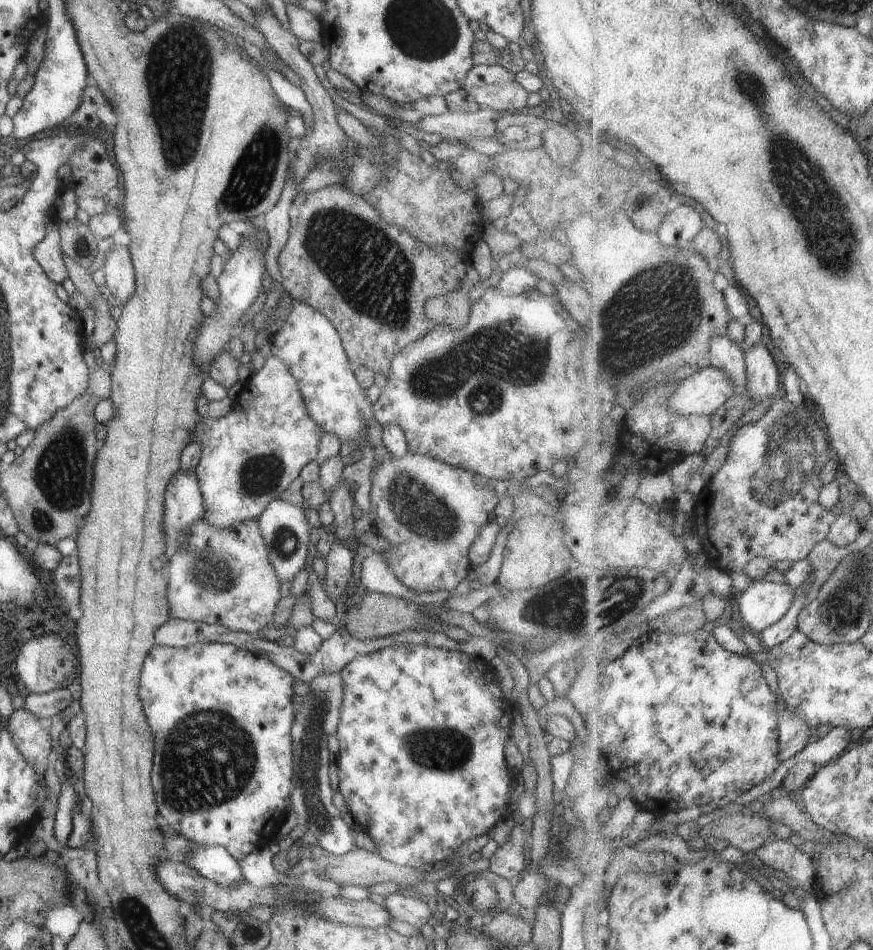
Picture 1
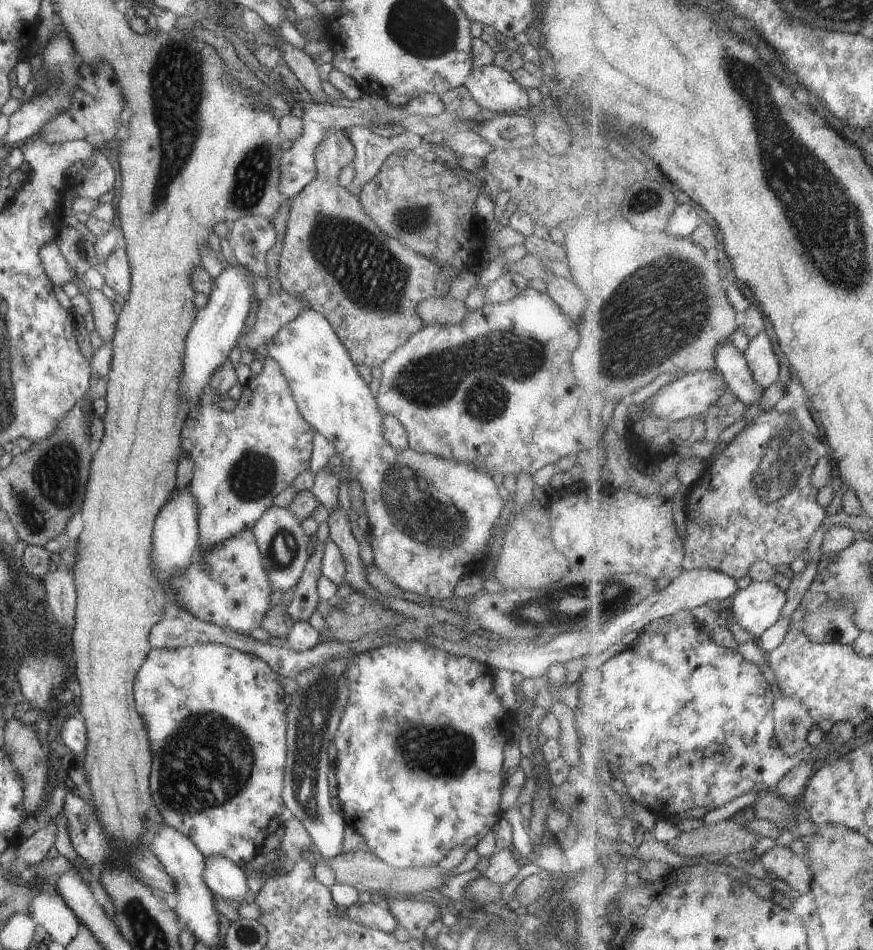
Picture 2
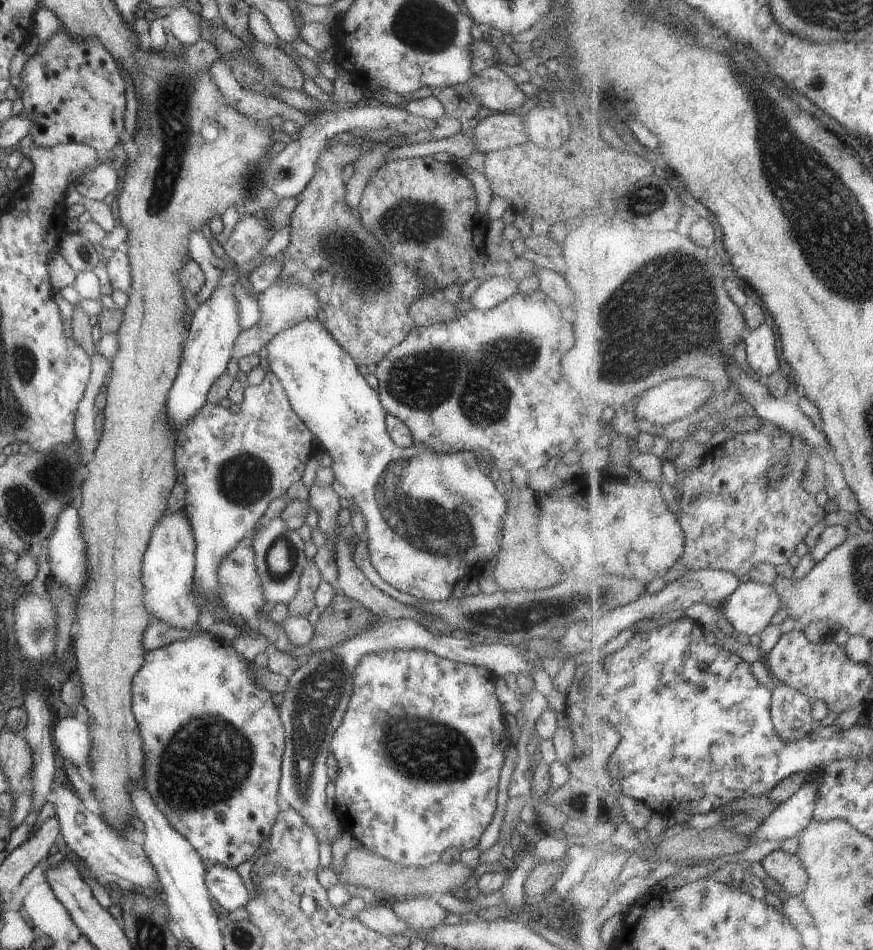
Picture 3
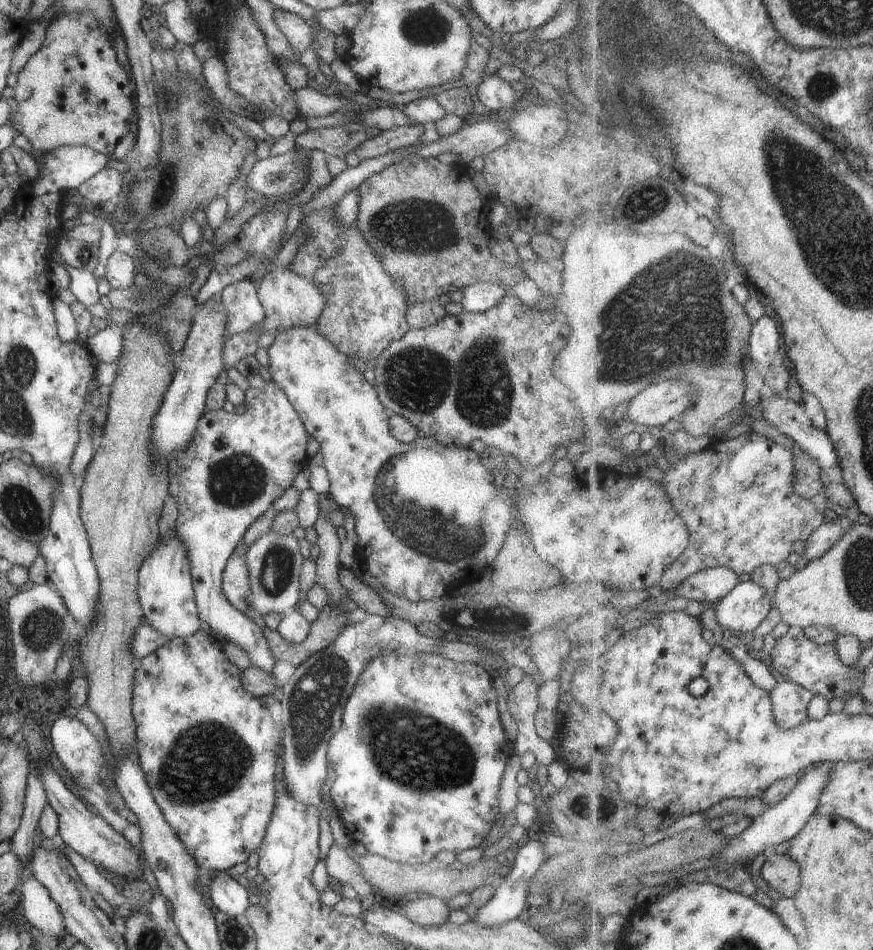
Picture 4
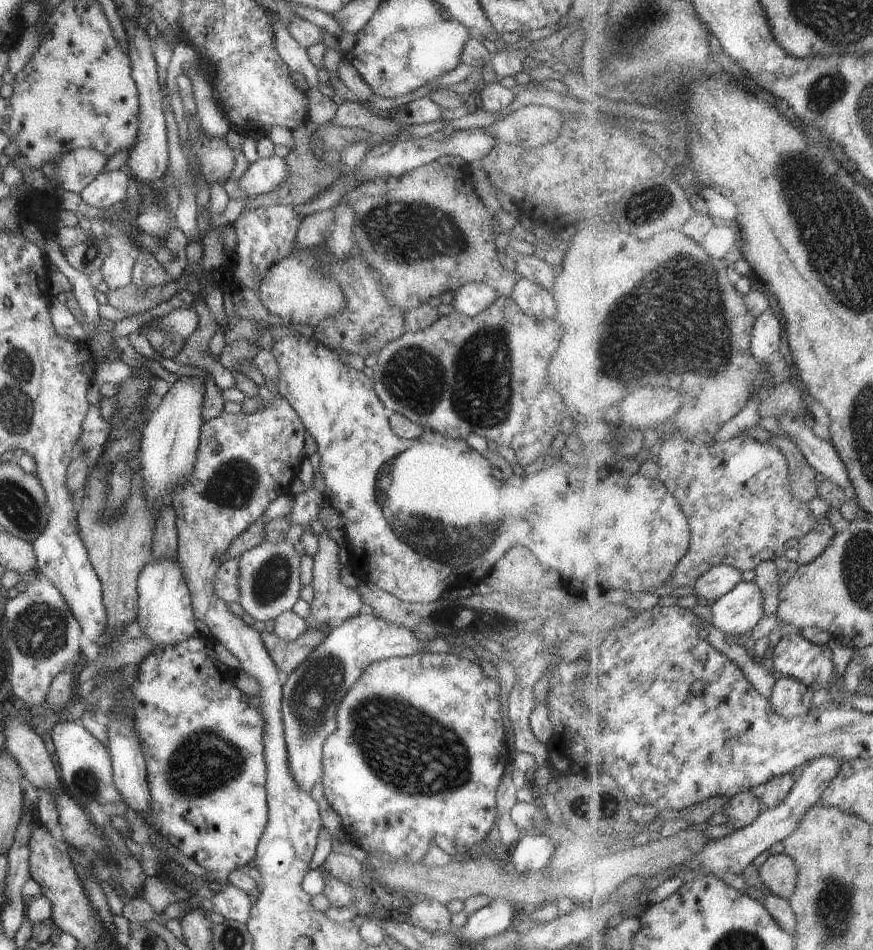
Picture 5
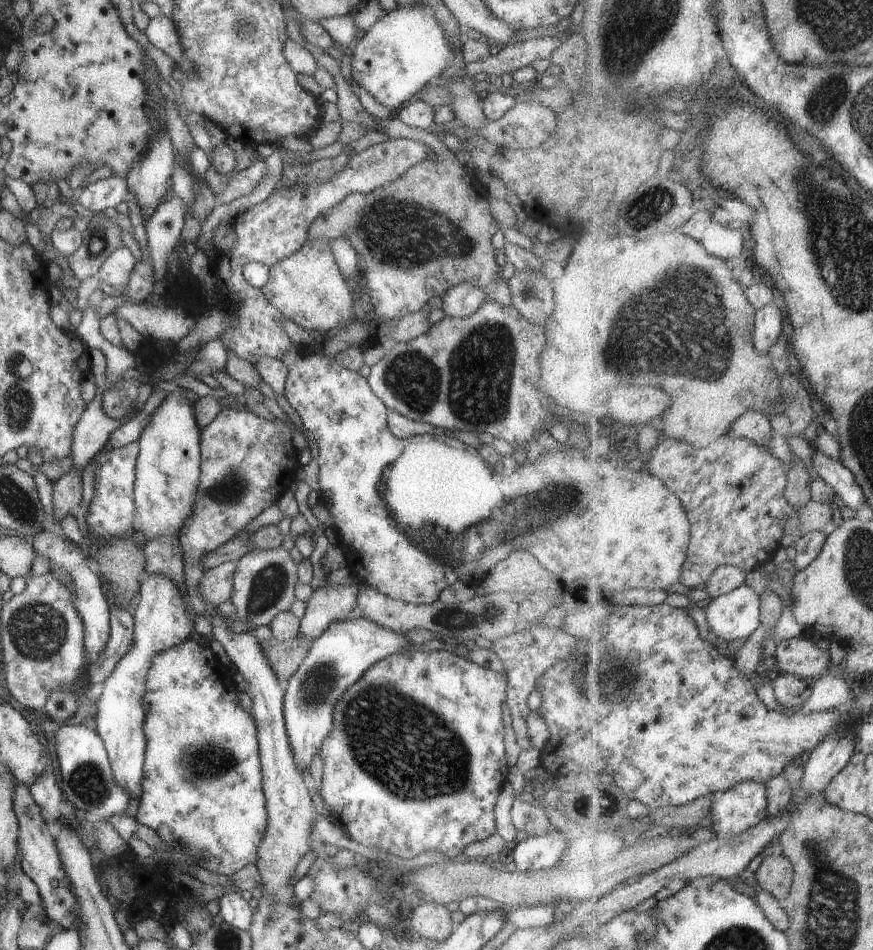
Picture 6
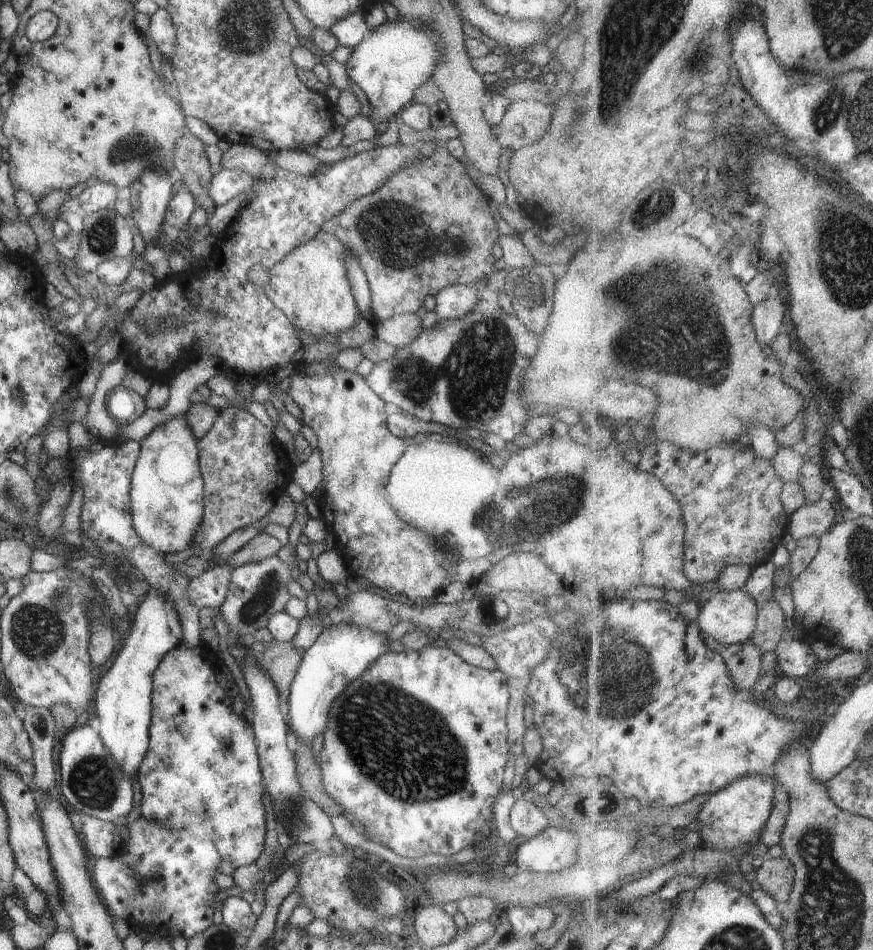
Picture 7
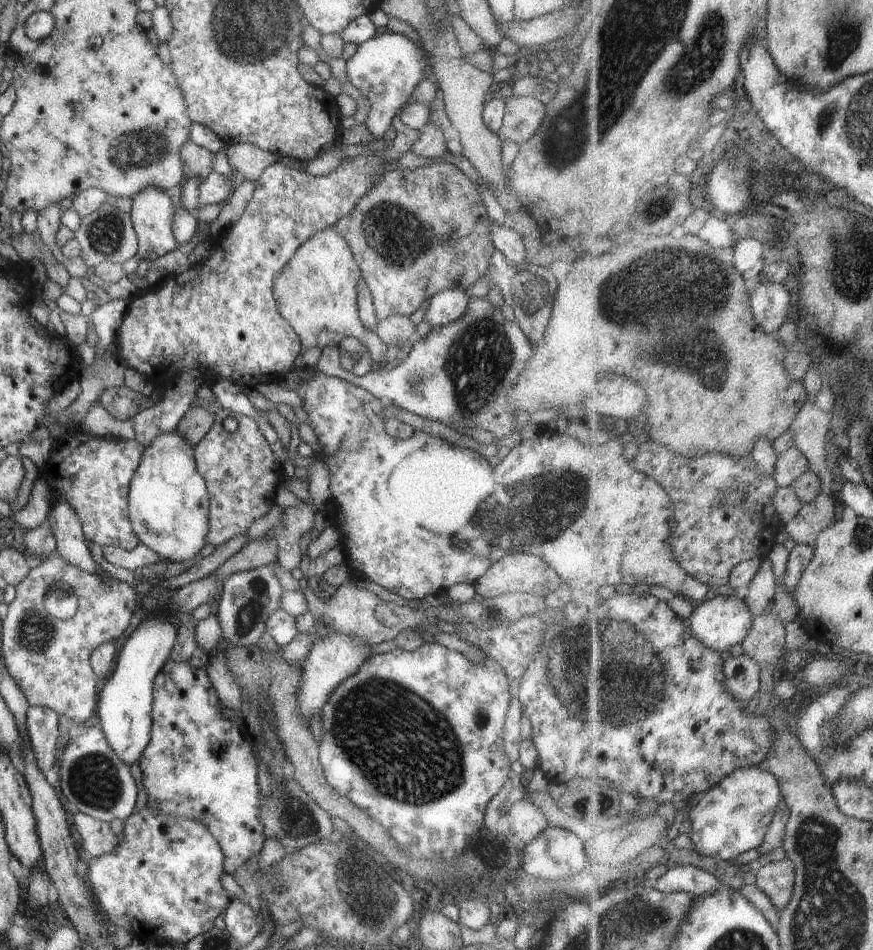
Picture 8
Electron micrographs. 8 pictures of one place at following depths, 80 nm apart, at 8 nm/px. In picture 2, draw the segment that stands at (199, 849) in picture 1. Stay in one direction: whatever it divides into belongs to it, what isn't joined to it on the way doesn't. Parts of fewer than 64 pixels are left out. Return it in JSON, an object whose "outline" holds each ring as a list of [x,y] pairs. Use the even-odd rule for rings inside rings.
{"outline":[[[223,856],[204,858],[203,883],[212,895],[220,896],[235,906],[241,903],[248,893],[245,870],[235,866]]]}

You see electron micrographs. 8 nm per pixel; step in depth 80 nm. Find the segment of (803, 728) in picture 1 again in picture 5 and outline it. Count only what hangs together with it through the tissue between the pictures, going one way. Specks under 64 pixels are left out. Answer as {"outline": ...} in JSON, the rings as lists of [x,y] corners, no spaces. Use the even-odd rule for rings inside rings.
{"outline":[[[777,675],[770,701],[777,714],[792,719],[808,713],[807,706],[813,704],[814,691],[799,679]]]}

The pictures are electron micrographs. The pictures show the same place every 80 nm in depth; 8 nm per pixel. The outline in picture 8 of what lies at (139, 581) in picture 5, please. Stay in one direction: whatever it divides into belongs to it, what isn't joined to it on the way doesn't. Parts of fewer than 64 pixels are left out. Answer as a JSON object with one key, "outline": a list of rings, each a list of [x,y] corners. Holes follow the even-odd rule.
{"outline":[[[160,615],[143,619],[119,650],[115,670],[98,692],[95,713],[107,744],[129,766],[142,756],[150,738],[153,679],[168,659],[176,628]]]}

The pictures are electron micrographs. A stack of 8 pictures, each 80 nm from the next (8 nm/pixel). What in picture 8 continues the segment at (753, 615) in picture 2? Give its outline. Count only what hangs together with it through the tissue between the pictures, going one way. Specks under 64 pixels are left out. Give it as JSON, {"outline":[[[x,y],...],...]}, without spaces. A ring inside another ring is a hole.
{"outline":[[[717,594],[713,599],[696,604],[691,616],[687,617],[693,633],[705,646],[713,650],[727,651],[727,648],[742,643],[754,625],[754,616],[744,599],[731,595]]]}

